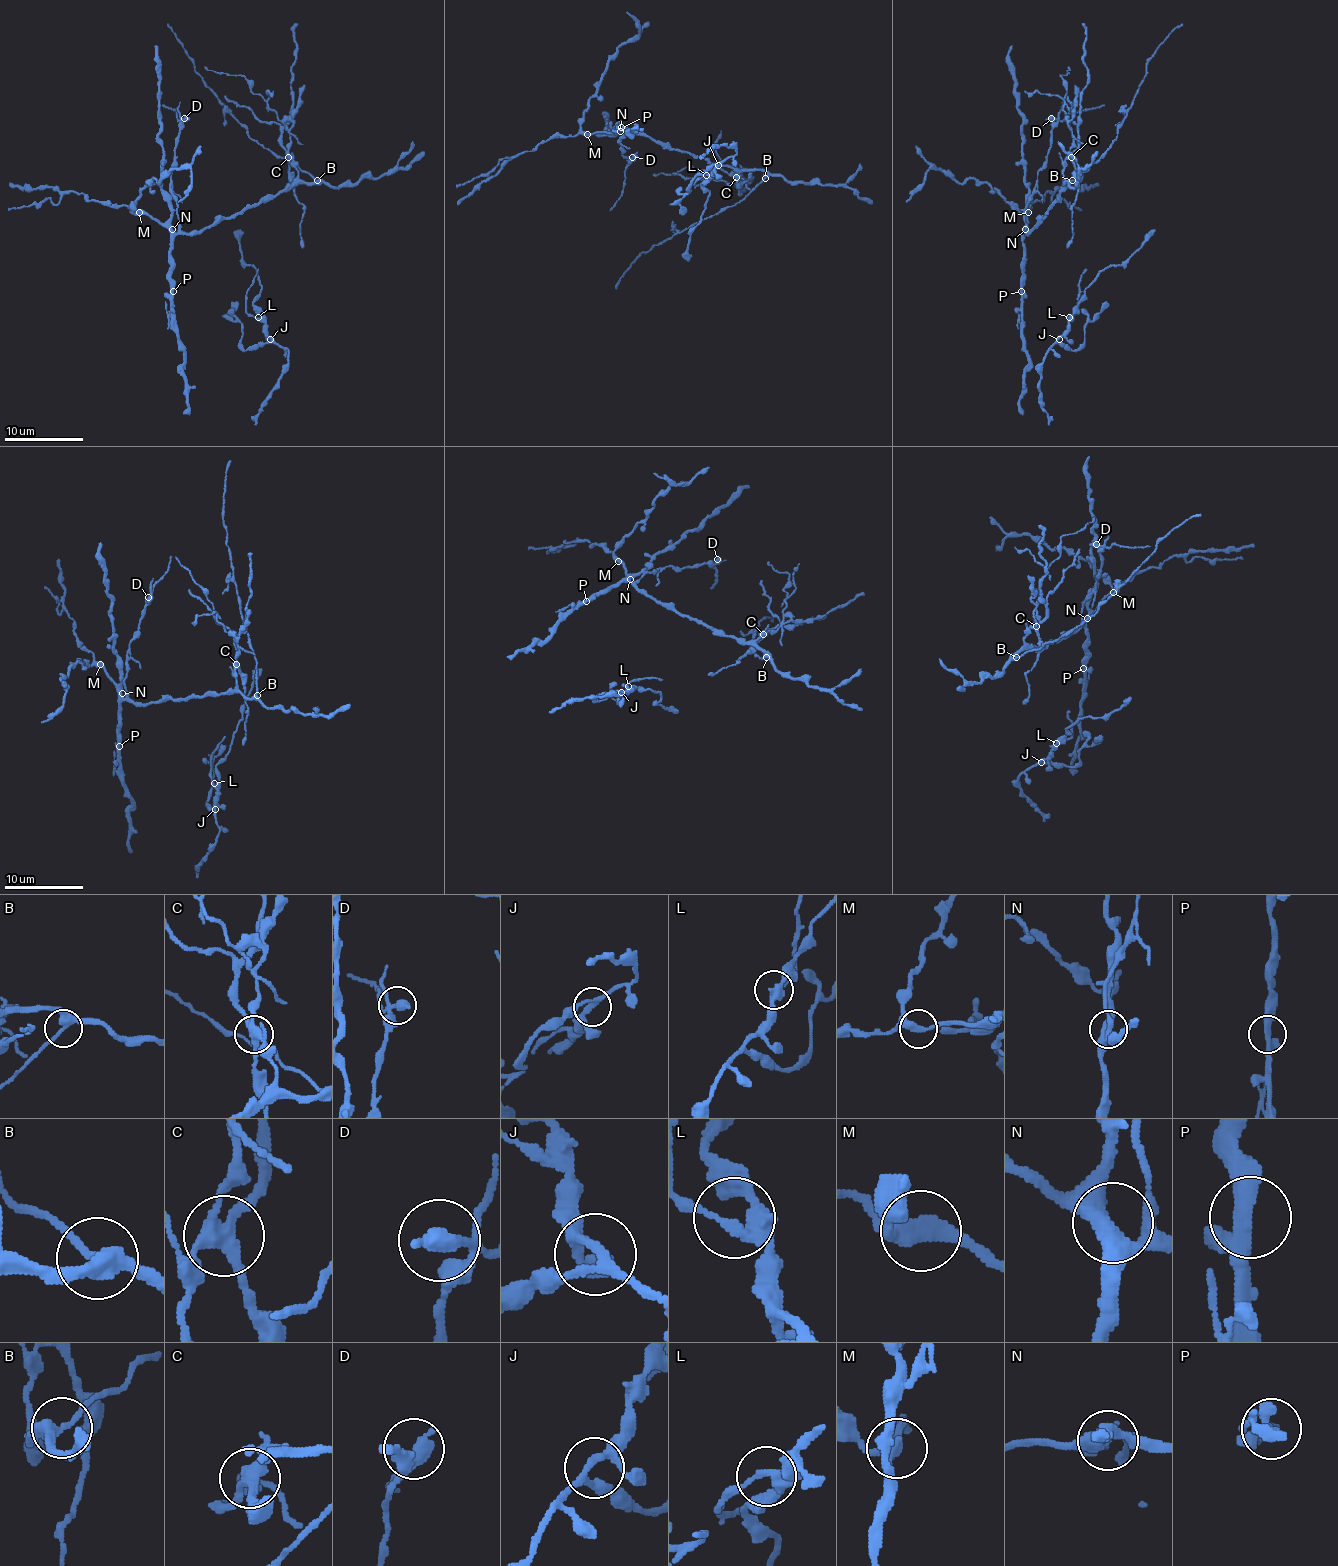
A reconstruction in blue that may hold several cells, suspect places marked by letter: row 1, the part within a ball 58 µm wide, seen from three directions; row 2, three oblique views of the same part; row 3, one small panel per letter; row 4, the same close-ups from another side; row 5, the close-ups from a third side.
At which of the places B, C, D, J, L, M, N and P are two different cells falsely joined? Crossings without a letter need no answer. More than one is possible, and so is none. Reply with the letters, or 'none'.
B, C

